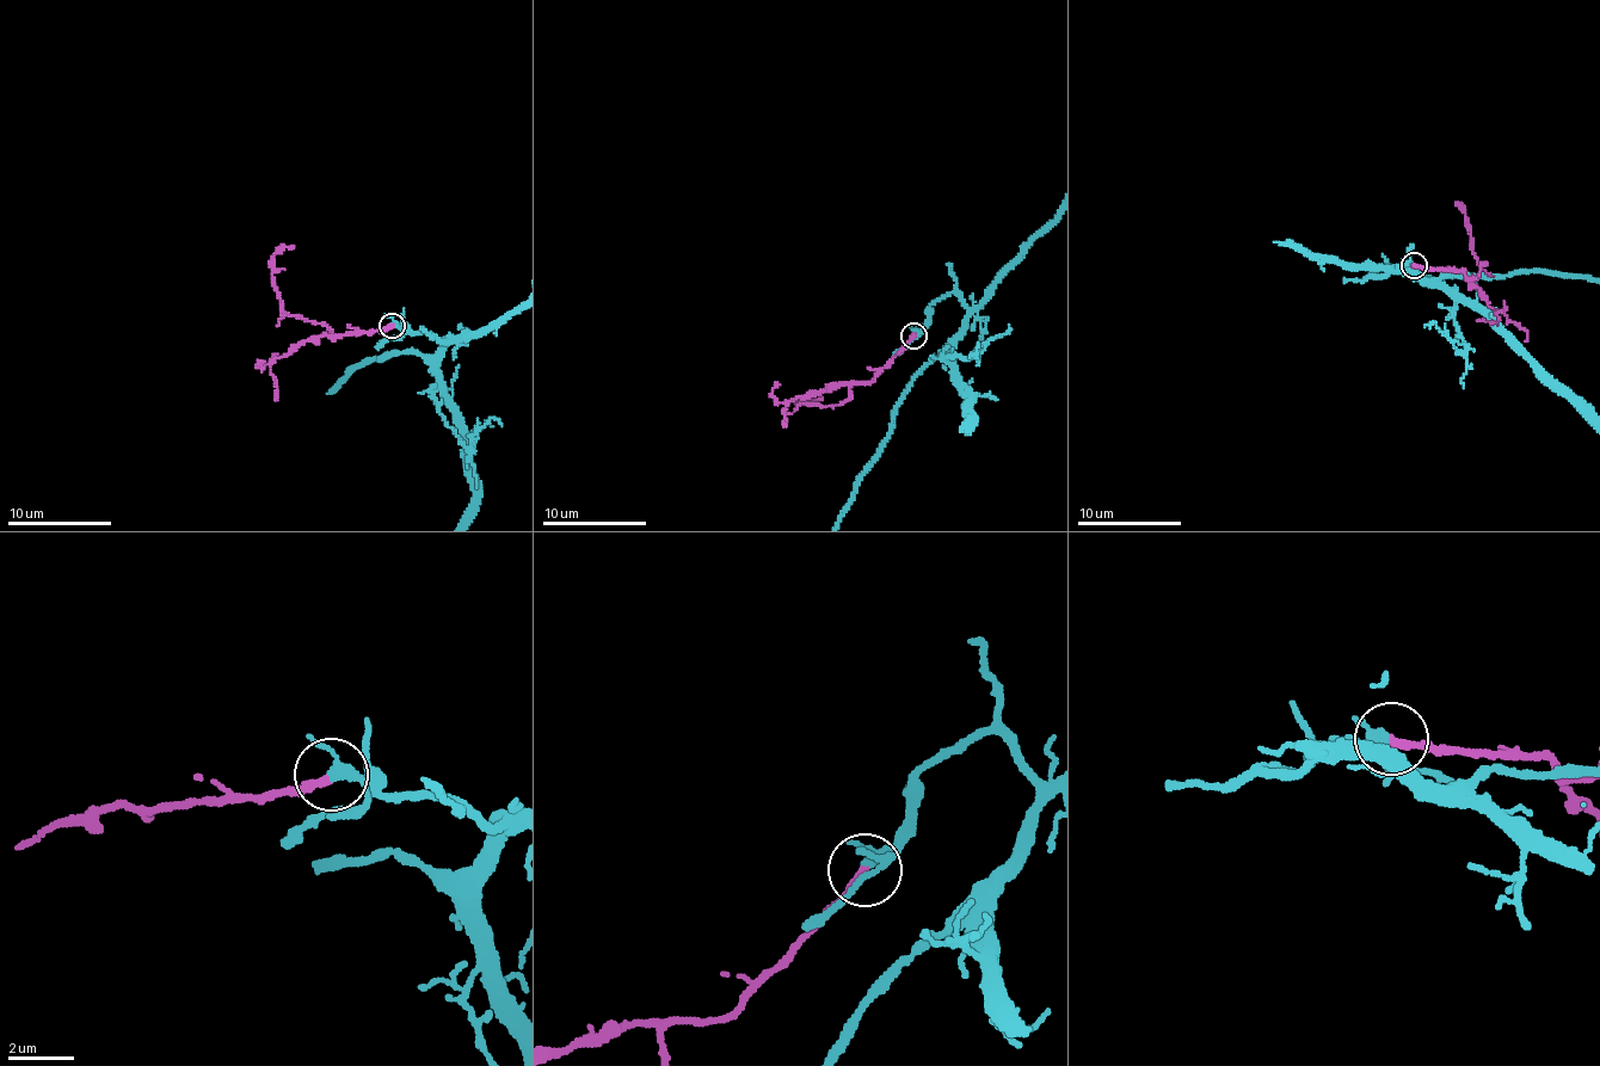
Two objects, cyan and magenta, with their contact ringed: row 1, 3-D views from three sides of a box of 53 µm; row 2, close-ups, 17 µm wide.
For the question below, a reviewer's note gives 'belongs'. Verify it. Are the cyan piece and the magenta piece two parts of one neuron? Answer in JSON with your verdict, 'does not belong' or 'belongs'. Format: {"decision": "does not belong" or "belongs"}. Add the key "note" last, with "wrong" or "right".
{"decision": "belongs", "note": "right"}

